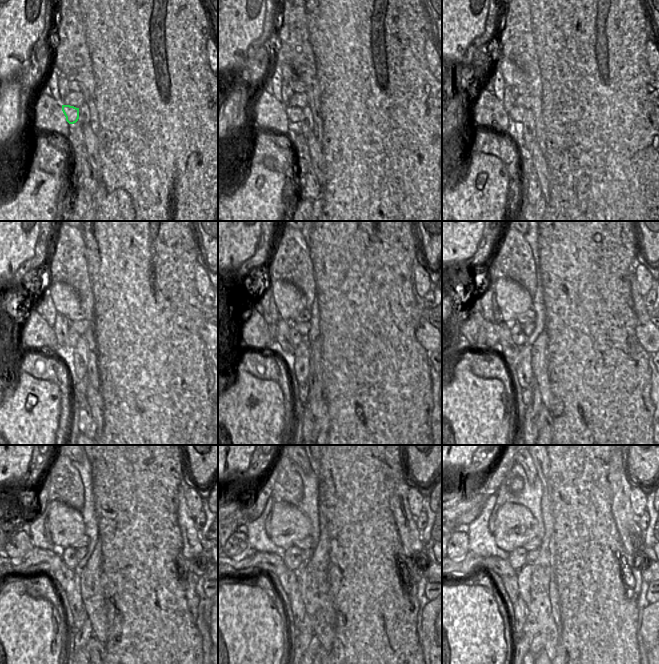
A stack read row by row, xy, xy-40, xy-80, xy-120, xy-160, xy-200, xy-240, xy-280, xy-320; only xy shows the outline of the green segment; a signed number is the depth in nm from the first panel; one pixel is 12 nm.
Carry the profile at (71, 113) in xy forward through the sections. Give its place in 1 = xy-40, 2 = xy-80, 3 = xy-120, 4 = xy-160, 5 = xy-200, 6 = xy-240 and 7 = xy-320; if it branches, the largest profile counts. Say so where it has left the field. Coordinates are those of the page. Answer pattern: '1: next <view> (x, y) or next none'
1: next xy-40 (294, 113)
2: next xy-80 (518, 114)
3: next xy-120 (72, 337)
4: next xy-160 (295, 337)
5: next xy-200 (517, 334)
6: next xy-240 (68, 555)
7: next xy-320 (517, 558)

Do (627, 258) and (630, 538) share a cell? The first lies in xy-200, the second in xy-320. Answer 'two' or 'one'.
two

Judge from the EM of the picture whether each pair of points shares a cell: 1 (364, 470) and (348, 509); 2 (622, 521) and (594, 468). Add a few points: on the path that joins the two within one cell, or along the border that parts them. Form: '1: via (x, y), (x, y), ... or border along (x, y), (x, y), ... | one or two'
1: via (356, 480), (355, 499) | one
2: border along (606, 479), (612, 491), (611, 514), (617, 525) | two

